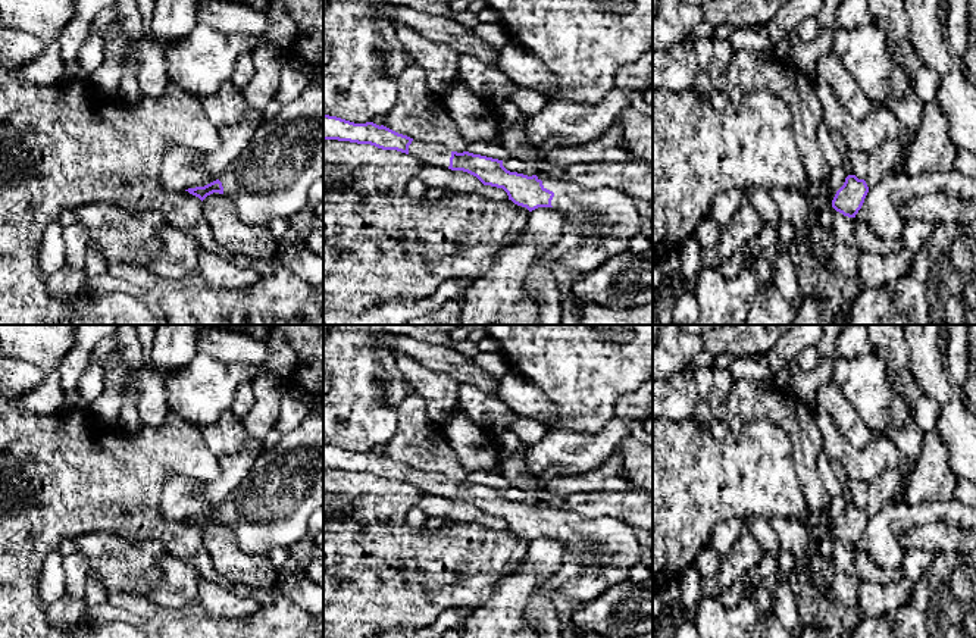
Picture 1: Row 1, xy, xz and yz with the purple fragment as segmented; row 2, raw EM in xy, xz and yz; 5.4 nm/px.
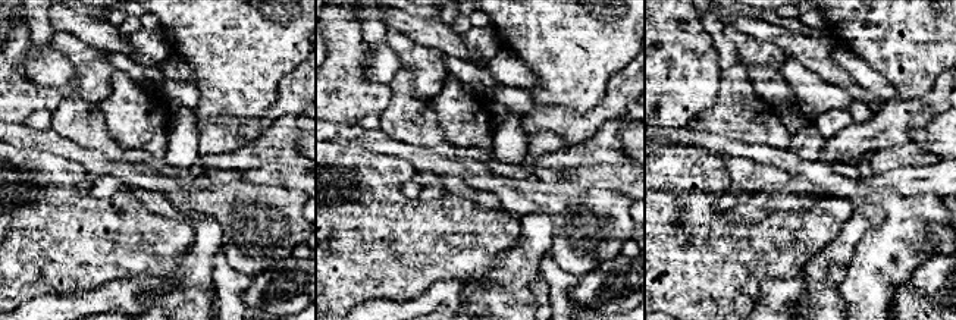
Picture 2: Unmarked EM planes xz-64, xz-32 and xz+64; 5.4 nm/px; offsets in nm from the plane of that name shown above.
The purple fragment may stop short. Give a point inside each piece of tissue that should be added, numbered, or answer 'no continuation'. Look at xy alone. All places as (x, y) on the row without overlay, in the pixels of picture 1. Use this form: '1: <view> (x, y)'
1: xy (271, 507)

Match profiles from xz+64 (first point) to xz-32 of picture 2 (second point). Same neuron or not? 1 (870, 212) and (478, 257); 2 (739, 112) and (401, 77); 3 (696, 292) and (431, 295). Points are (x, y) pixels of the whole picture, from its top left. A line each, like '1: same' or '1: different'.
1: different
2: same
3: different

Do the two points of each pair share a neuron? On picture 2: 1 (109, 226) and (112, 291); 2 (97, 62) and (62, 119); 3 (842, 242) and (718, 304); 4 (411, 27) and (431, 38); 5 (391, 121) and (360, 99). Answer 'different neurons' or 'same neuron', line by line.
1: different neurons
2: different neurons
3: different neurons
4: same neuron
5: different neurons

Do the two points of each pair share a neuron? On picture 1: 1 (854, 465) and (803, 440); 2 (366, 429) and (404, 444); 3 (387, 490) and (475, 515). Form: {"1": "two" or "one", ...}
{"1": "two", "2": "two", "3": "two"}

